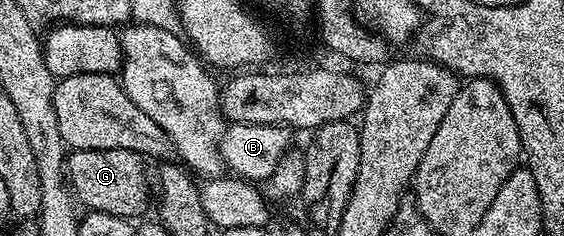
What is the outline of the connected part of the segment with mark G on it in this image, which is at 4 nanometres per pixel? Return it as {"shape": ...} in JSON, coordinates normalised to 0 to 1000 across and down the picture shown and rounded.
{"shape":[[[229,631],[128,636],[115,695],[115,758],[142,864],[154,894],[184,894],[232,928],[246,911],[264,860],[264,742],[254,712],[257,674]]]}

